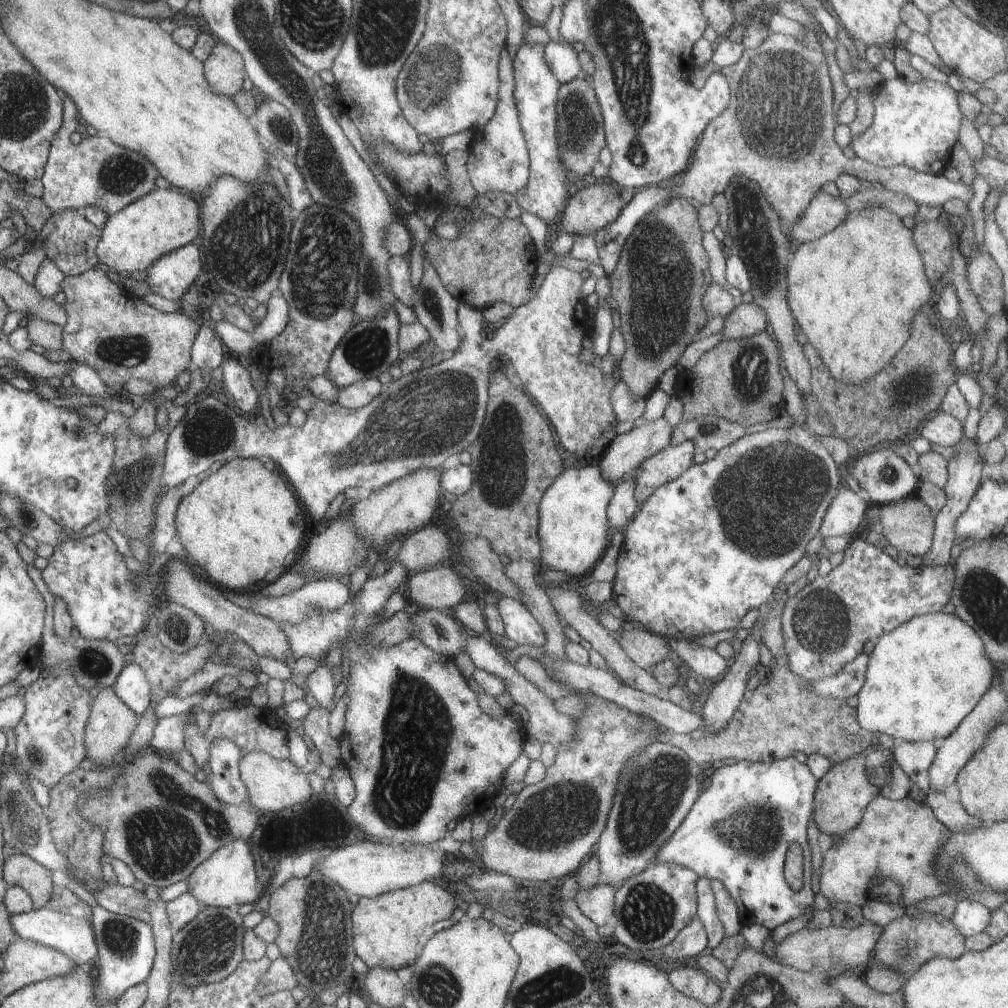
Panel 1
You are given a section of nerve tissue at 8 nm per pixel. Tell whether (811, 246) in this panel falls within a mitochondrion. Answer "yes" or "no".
no

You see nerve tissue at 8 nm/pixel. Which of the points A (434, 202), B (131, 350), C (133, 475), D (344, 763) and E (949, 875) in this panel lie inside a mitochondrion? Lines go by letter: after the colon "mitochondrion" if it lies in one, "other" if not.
A: other
B: mitochondrion
C: mitochondrion
D: other
E: other

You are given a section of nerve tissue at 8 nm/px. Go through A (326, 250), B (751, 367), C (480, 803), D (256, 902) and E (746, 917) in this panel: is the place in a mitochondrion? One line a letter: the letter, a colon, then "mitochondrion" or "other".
A: mitochondrion
B: mitochondrion
C: other
D: other
E: other

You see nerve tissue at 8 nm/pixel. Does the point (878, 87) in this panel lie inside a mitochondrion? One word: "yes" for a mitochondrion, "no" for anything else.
no

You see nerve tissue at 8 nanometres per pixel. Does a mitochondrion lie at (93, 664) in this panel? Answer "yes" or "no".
yes

